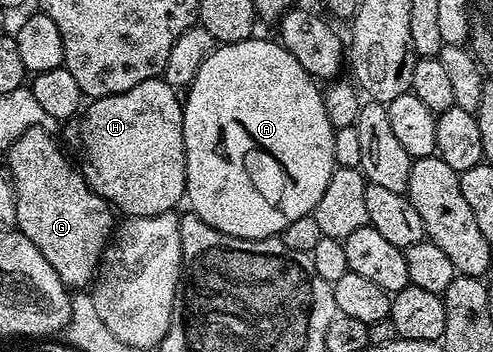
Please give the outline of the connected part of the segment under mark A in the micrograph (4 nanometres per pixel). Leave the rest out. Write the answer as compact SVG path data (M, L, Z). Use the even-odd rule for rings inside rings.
M252 36L244 42L228 42L216 45L215 51L201 64L197 76L185 90L183 102L183 139L187 153L187 192L186 201L191 201L190 209L201 220L205 220L222 234L231 234L234 238L270 238L282 235L283 229L293 220L308 217L321 200L321 192L325 192L325 184L329 184L329 176L334 172L336 164L333 156L333 136L336 129L332 126L325 112L323 96L316 79L297 64L297 60L278 41L266 42L260 36Z

